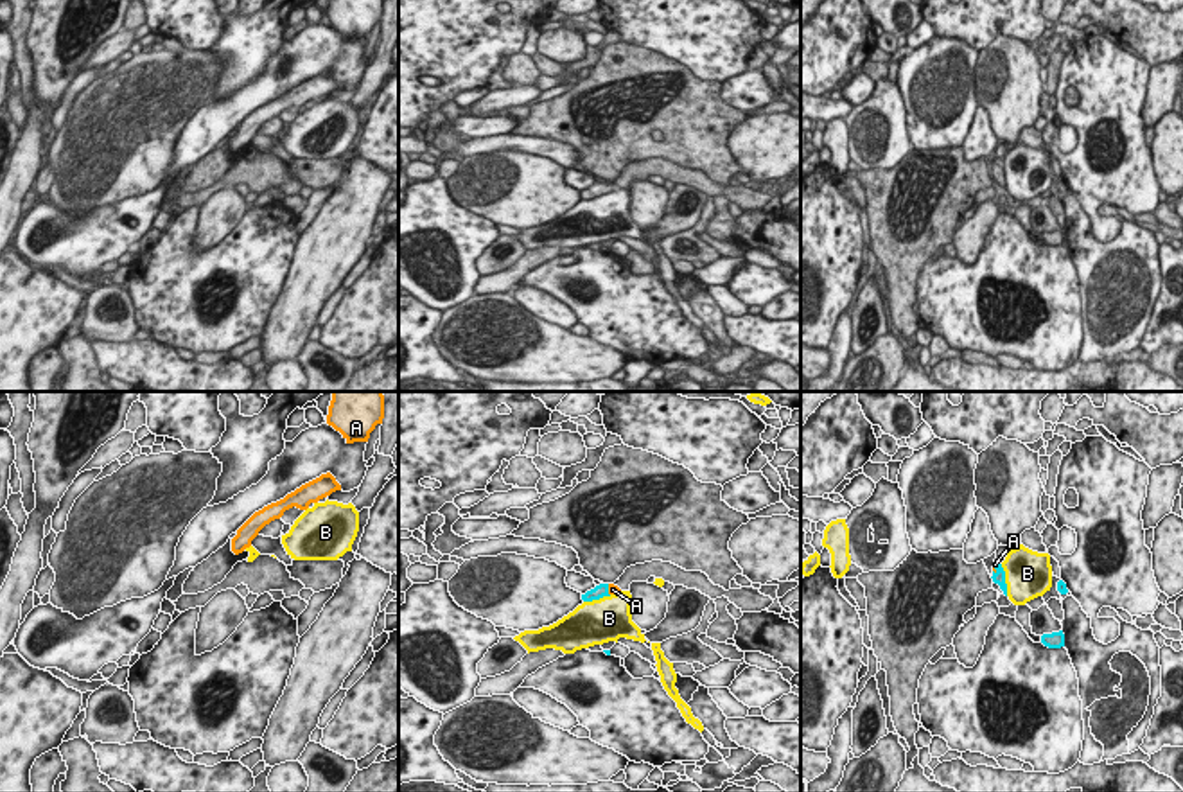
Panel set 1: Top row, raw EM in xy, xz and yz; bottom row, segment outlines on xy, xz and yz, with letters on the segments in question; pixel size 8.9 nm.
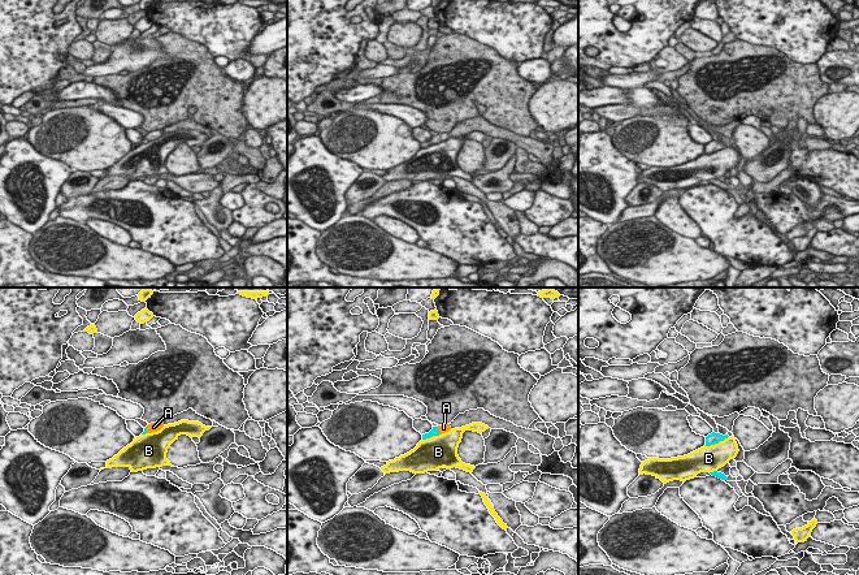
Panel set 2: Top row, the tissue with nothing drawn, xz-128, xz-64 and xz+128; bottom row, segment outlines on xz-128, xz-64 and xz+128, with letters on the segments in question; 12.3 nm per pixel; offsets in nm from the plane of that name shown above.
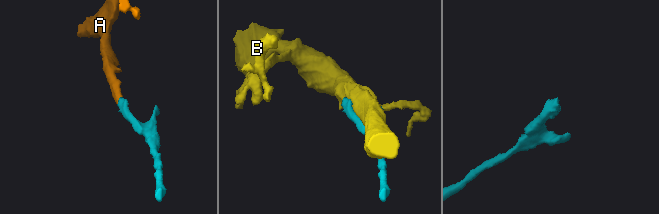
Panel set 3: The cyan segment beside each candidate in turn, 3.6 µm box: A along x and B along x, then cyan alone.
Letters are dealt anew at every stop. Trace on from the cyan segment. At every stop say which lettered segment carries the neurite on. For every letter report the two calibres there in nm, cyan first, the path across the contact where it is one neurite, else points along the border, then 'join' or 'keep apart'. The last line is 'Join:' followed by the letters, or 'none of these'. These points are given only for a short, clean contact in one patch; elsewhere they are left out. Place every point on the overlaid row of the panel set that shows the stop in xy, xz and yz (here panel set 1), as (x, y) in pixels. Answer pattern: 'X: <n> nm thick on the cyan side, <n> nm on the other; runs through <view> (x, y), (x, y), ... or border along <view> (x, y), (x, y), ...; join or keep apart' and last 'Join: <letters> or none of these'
A: 120 nm thick on the cyan side, 90 nm on the other; runs through xz (602, 589), (607, 589), (613, 589); join
B: 120 nm thick on the cyan side, 420 nm on the other; keep apart
Join: A

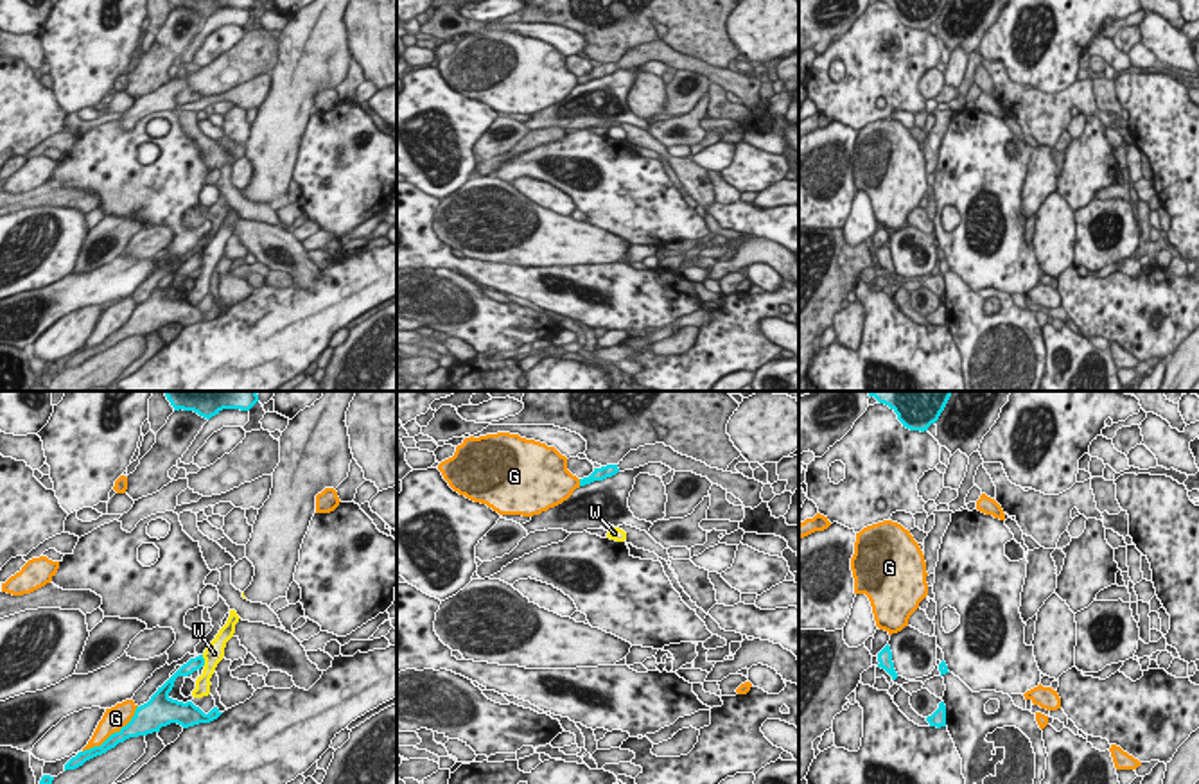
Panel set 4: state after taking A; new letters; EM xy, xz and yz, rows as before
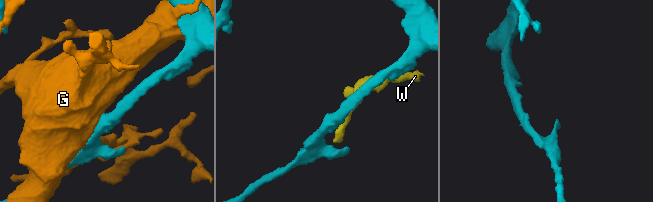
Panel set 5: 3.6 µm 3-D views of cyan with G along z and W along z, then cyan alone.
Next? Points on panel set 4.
G: 200 nm thick on the cyan side, 200 nm on the other; keep apart
W: 120 nm thick on the cyan side, 170 nm on the other; border along xy (201, 655), (203, 666); keep apart
Join: none of these

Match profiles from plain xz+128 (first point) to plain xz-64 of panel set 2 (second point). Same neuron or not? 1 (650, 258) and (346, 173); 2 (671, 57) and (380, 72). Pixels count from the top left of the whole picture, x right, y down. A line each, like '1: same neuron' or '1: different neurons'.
1: different neurons
2: different neurons

